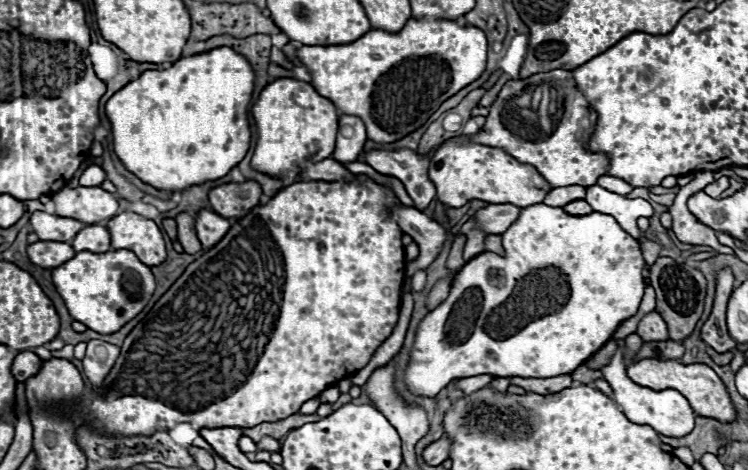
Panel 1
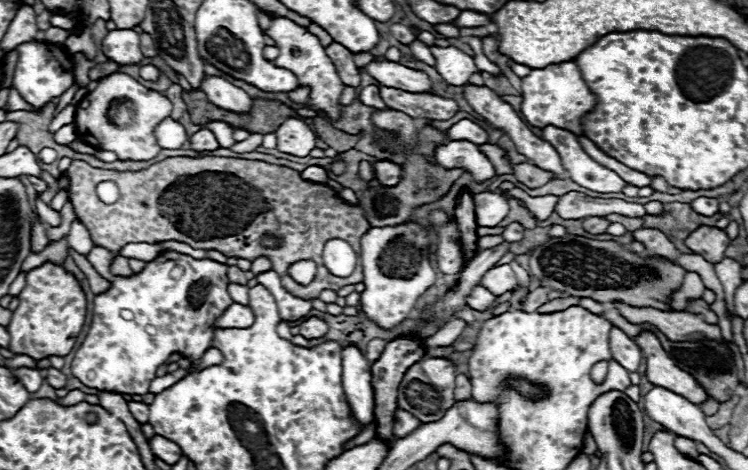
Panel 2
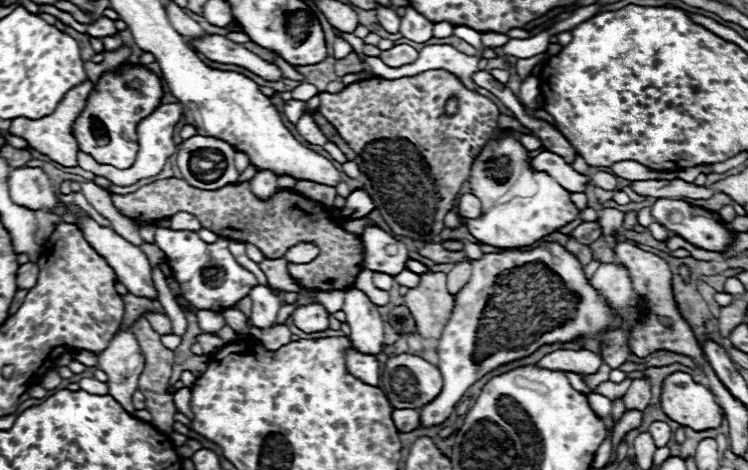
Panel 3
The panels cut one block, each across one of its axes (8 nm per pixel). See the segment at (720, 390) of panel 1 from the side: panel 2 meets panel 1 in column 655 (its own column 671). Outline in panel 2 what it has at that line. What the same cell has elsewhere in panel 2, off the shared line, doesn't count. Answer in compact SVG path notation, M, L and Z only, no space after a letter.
M642 332L634 338L638 342L644 358L646 358L646 378L654 386L662 386L668 390L674 390L676 394L682 394L686 400L694 404L702 404L706 400L706 392L696 384L696 380L680 370L674 360L664 352L660 346L660 340L650 334Z

